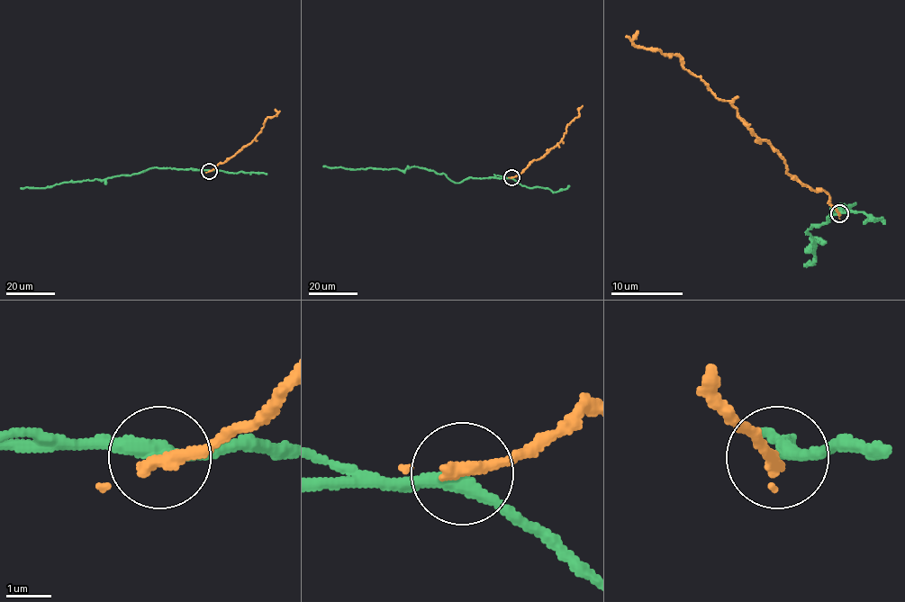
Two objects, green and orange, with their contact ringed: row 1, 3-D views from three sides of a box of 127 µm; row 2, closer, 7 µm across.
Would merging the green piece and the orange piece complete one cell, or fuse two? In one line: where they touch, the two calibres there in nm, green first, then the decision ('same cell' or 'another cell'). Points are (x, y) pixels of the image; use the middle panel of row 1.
(511, 177) | 320/240 nm | another cell

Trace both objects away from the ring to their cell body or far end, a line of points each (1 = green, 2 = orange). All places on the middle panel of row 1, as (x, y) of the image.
1: (511, 177), (468, 177), (455, 183), (444, 174), (414, 166), (403, 171), (322, 166)
2: (511, 177), (560, 142), (565, 127), (579, 114), (581, 108), (577, 109)

